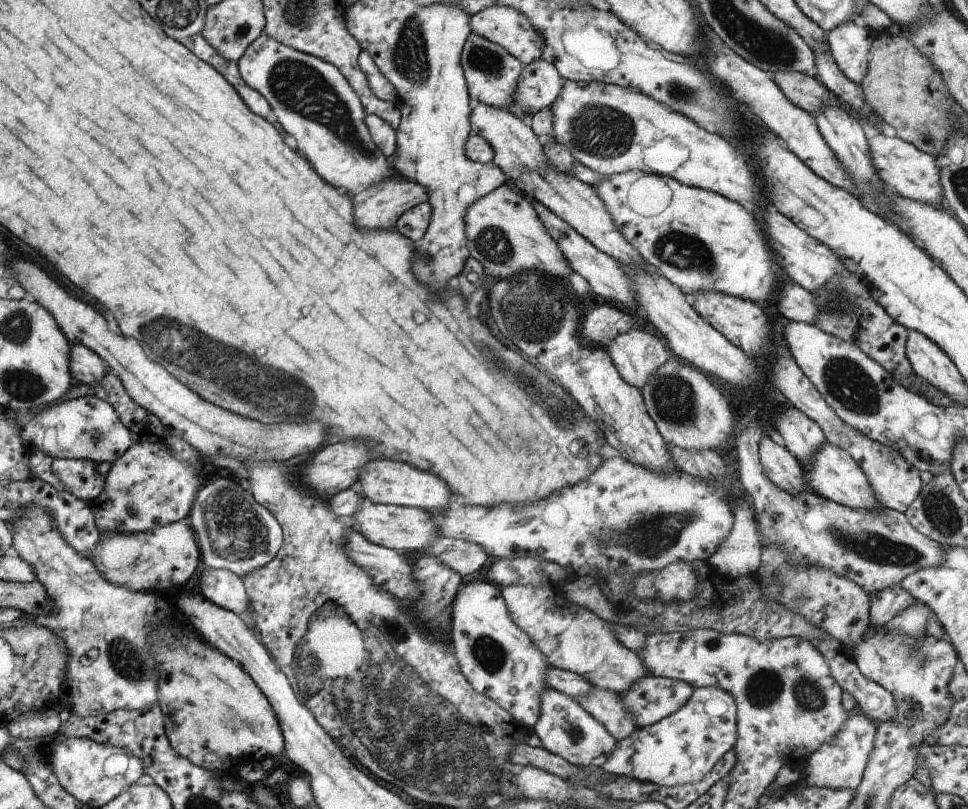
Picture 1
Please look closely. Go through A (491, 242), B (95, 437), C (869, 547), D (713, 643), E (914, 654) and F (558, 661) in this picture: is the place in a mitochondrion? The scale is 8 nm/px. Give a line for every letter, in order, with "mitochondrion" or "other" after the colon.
A: mitochondrion
B: mitochondrion
C: mitochondrion
D: mitochondrion
E: mitochondrion
F: other

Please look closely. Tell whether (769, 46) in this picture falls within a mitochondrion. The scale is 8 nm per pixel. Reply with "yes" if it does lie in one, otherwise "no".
yes

